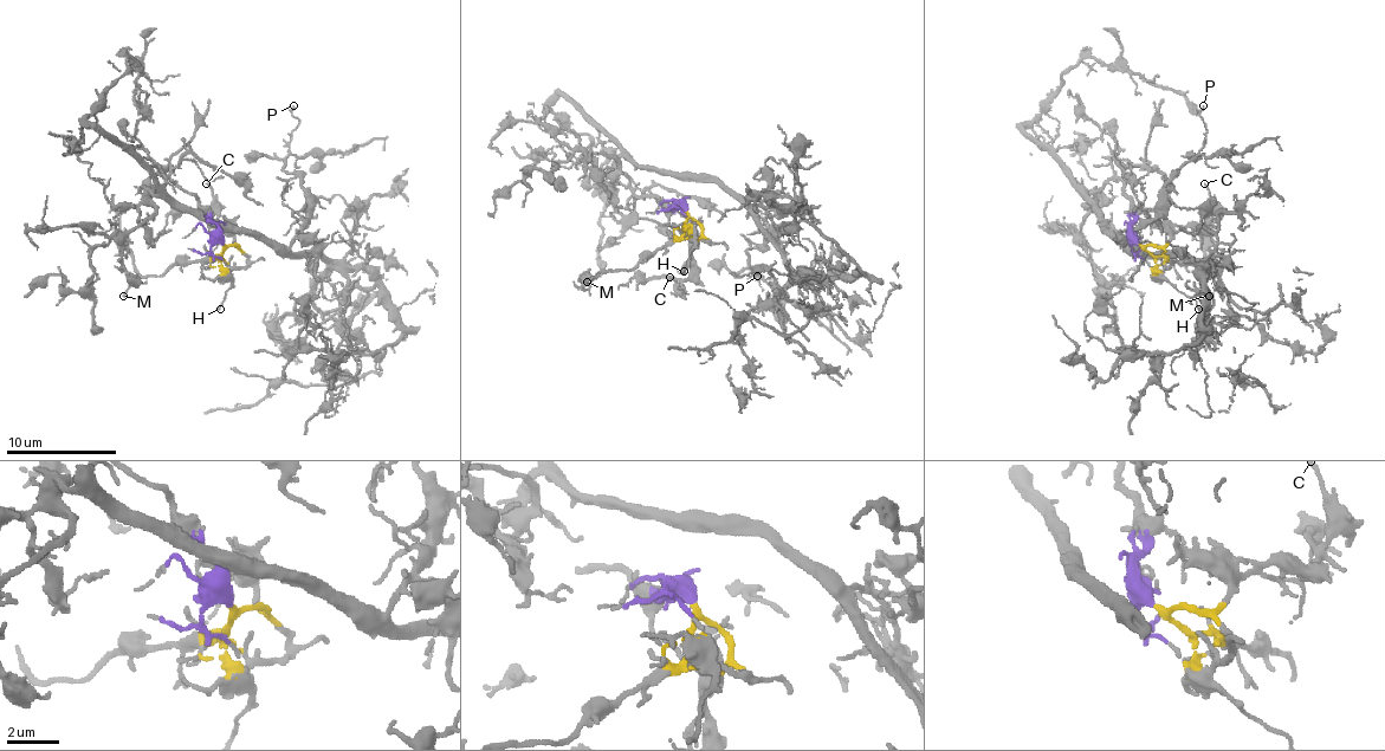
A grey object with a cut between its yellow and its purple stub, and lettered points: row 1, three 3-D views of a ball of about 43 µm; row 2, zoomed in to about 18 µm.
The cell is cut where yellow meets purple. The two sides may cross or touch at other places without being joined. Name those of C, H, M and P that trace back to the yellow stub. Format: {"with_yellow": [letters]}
{"with_yellow": ["C", "H", "M"]}

